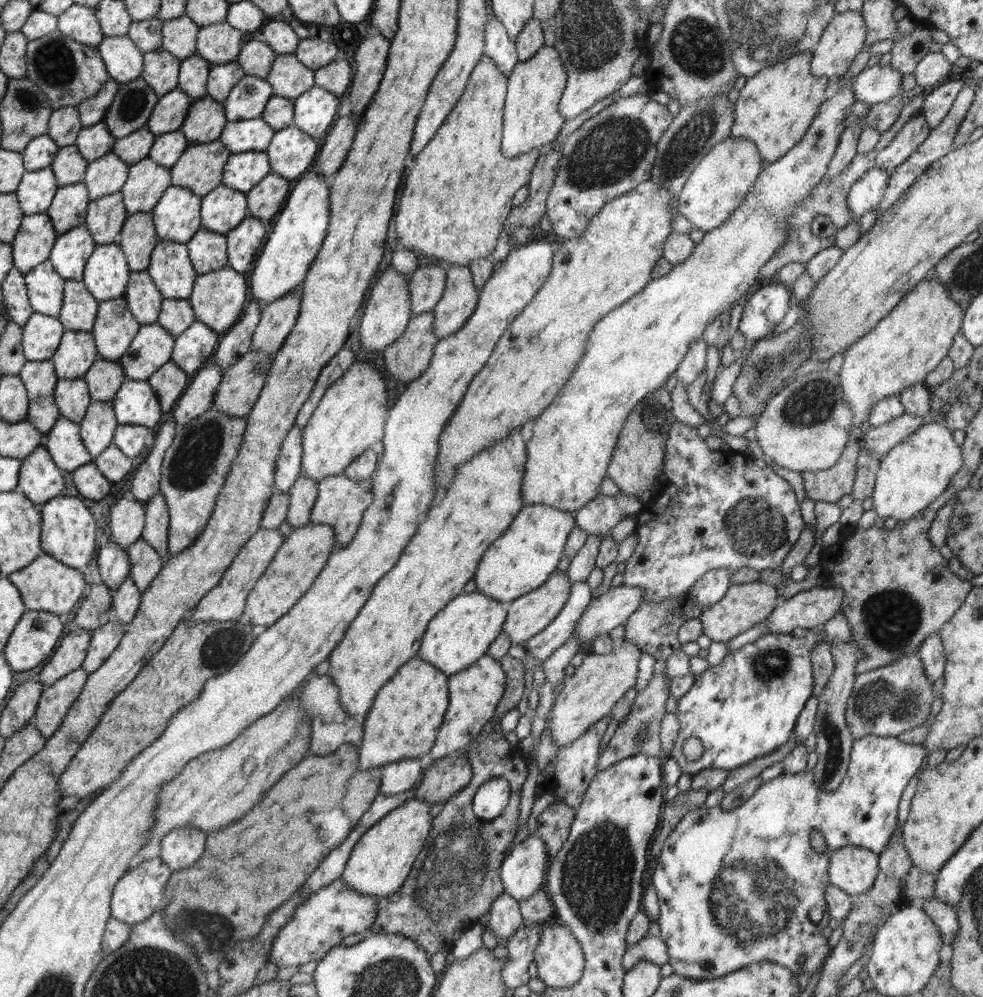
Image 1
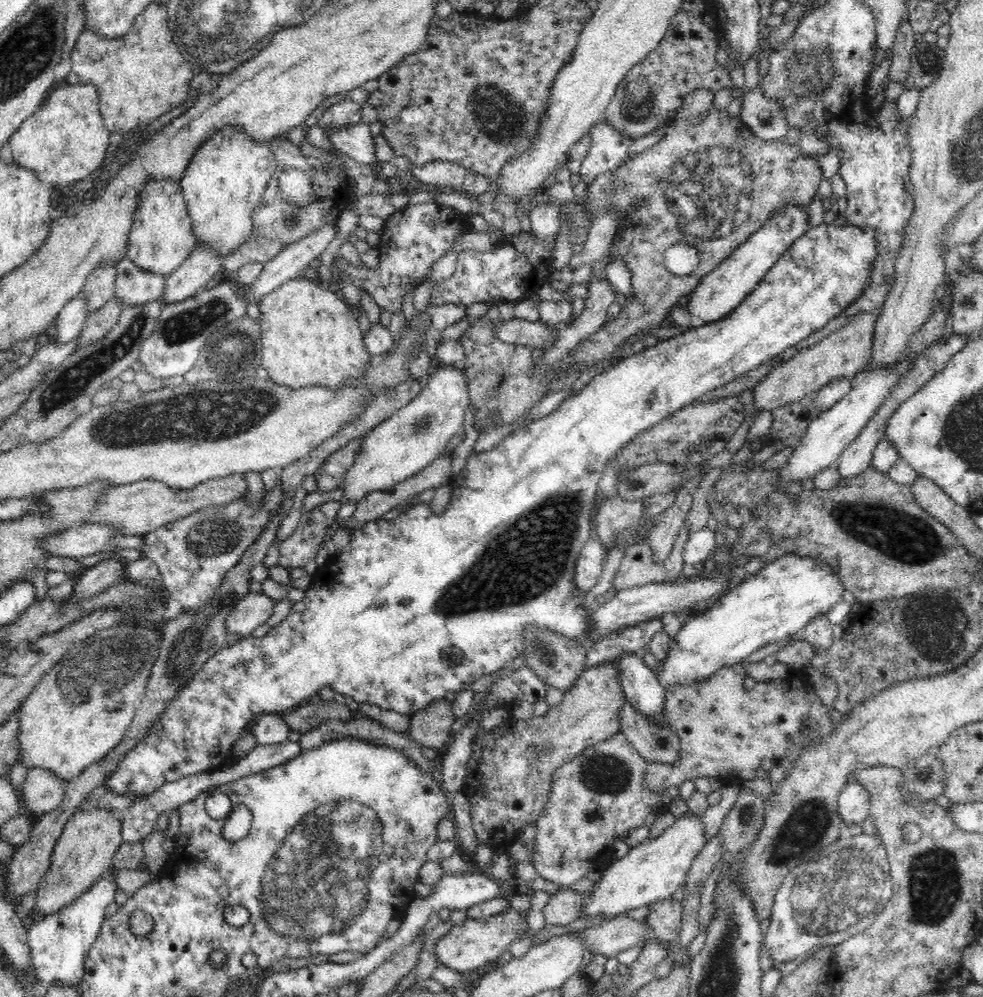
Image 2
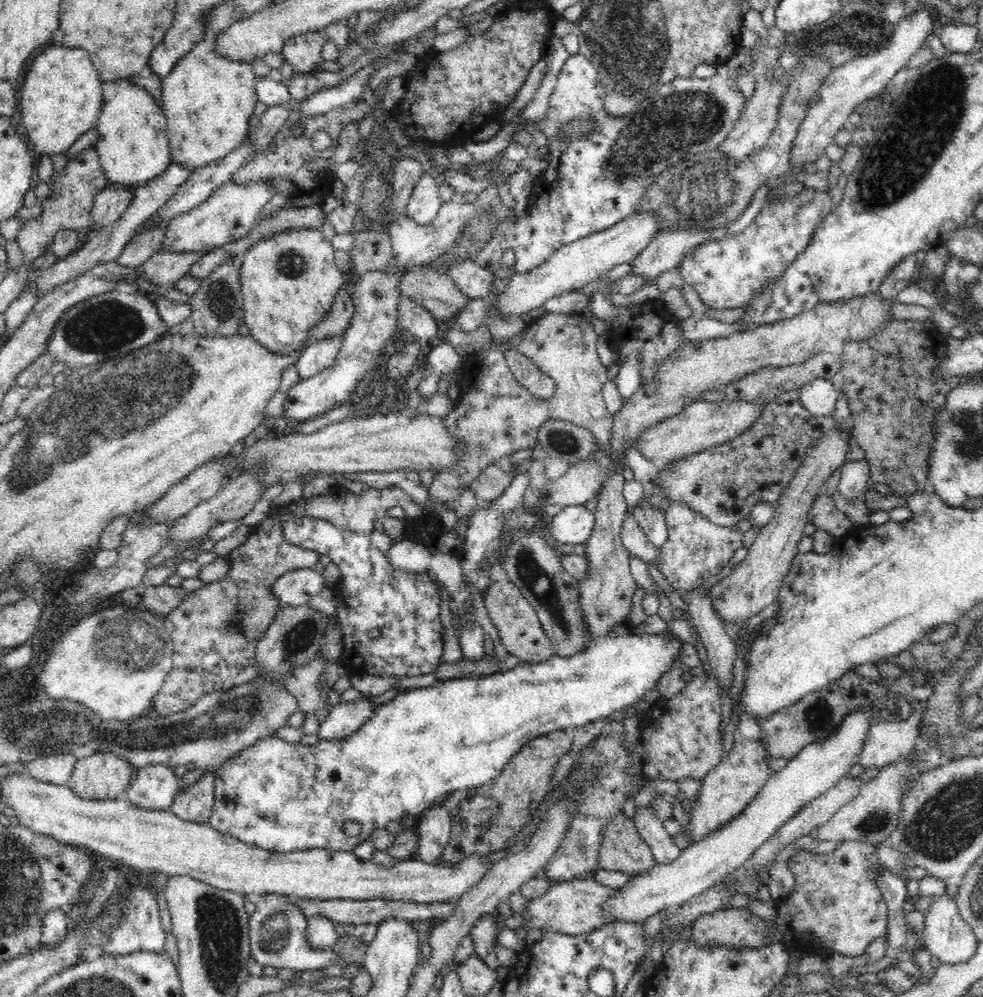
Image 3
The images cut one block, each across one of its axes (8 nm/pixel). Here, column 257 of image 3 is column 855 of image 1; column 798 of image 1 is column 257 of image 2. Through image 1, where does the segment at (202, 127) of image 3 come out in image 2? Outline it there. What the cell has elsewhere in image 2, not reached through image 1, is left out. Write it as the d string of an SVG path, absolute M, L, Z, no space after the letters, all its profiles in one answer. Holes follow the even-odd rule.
M228 125L208 138L192 156L181 178L181 191L185 198L188 214L192 219L192 230L197 241L216 251L224 258L248 240L252 232L252 211L262 200L268 180L276 172L277 160L271 150L271 142L262 144L251 140L236 125Z

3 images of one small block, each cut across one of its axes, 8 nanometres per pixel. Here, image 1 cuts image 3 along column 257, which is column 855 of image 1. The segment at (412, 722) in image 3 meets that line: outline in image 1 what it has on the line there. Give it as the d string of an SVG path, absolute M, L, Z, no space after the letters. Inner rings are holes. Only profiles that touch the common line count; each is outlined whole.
M866 735L860 740L854 740L852 750L850 751L850 765L846 776L838 784L836 790L832 792L824 792L815 784L814 772L810 769L805 769L798 774L784 773L778 777L772 778L769 781L762 781L761 785L754 791L754 794L745 800L744 804L733 808L732 810L724 810L718 807L702 806L696 810L689 811L676 825L676 828L669 834L664 841L661 854L658 856L658 864L652 875L651 884L654 885L660 914L657 922L660 928L659 937L664 940L667 946L670 963L674 967L674 973L677 976L688 978L694 981L698 980L715 980L723 978L729 973L741 970L750 964L756 962L774 962L788 968L794 975L809 974L812 976L818 968L825 964L830 947L822 935L822 929L832 919L824 900L824 889L828 886L829 874L828 851L836 850L840 847L856 846L867 848L877 855L884 850L890 836L897 828L899 804L902 793L912 776L917 774L925 767L926 750L922 745L908 744L902 742L897 737L882 737L874 735ZM817 828L822 831L825 836L827 852L820 853L814 850L810 845L810 833ZM829 952L829 953L828 953ZM803 955L804 963L798 964L798 958Z

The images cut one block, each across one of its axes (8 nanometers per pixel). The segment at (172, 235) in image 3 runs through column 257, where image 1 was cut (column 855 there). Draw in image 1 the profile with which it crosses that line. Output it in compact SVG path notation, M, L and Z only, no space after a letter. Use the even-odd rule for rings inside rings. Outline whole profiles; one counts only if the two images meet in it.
M880 168L864 172L848 191L848 208L854 216L853 221L860 222L866 212L877 208L886 192L890 174Z

